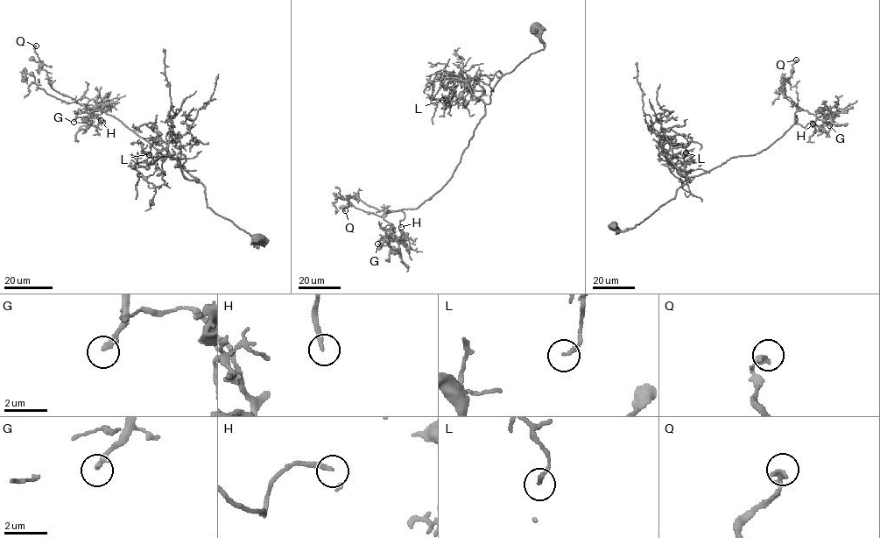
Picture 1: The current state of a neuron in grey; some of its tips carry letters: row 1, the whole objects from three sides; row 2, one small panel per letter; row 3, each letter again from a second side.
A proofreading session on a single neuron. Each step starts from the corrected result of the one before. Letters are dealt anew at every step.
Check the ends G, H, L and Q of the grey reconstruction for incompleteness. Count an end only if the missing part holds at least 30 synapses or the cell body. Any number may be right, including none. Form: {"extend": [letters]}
{"extend": ["H"]}

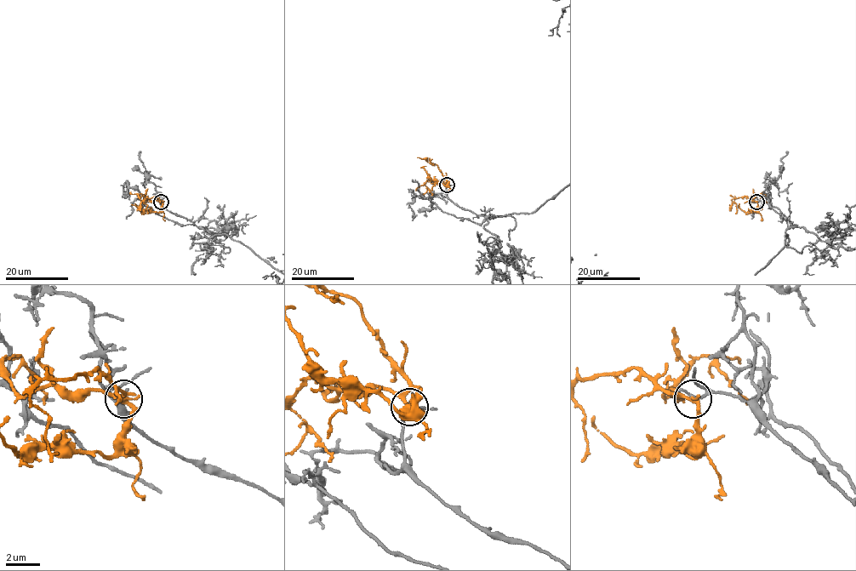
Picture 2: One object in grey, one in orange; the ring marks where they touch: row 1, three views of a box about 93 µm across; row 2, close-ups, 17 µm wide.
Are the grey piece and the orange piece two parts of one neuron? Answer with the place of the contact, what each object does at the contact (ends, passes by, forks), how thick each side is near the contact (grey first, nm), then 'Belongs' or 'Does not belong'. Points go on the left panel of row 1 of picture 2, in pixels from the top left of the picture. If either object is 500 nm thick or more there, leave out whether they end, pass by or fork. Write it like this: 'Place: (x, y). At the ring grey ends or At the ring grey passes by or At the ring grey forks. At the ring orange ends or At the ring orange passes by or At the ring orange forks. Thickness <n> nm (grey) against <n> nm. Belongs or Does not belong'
Place: (161, 202). At the ring grey ends. At the ring orange forks. Thickness 170 nm (grey) against 190 nm. Does not belong

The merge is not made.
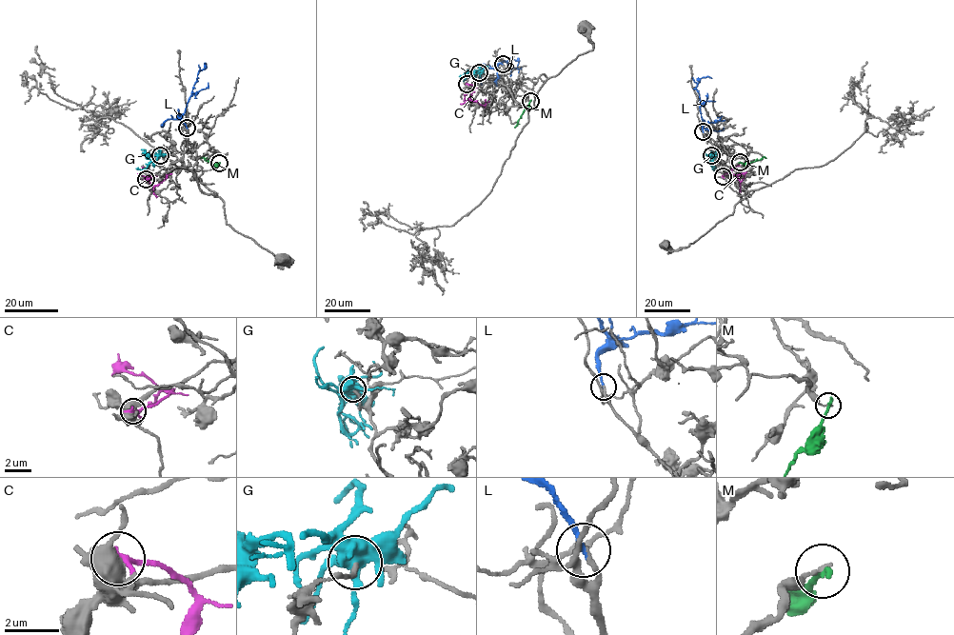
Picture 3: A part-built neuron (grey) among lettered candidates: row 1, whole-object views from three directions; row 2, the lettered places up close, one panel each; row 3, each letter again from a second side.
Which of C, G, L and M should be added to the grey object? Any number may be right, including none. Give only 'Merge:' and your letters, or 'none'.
Merge: L

